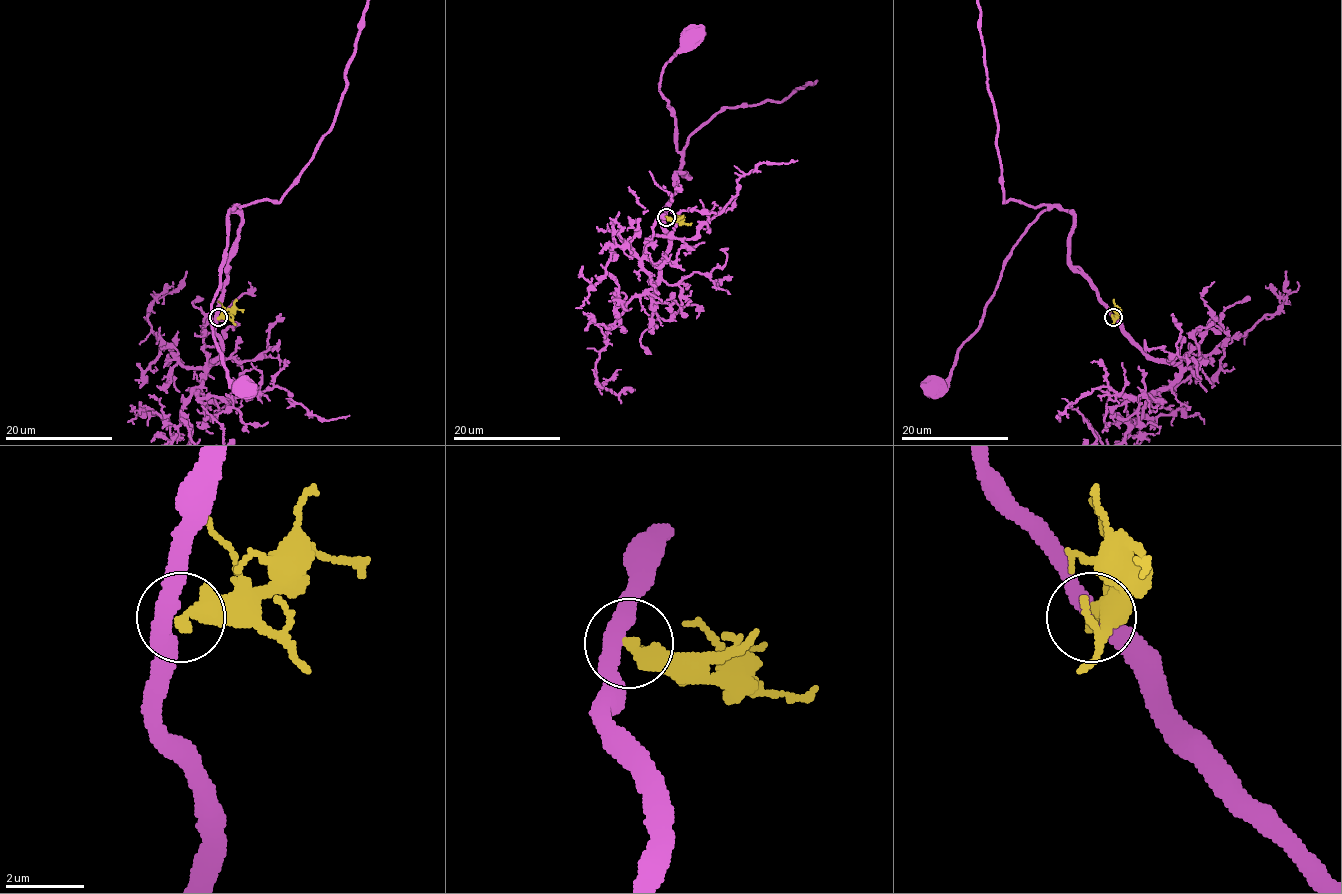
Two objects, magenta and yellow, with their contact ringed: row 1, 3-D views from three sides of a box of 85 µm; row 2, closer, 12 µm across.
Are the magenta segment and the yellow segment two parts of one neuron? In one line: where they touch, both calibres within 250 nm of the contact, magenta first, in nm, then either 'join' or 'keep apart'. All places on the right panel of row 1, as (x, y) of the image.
place (1113, 317); calibres 440 and 400 nm; keep apart

